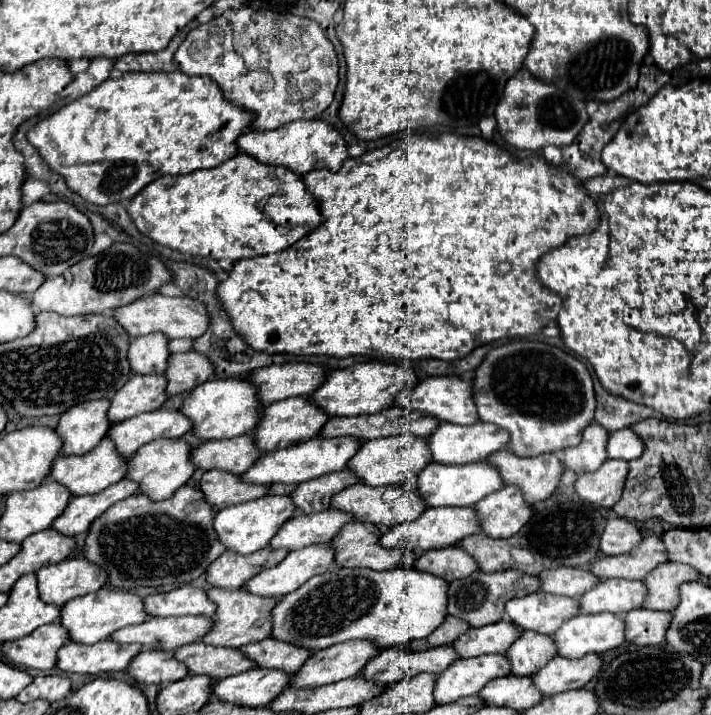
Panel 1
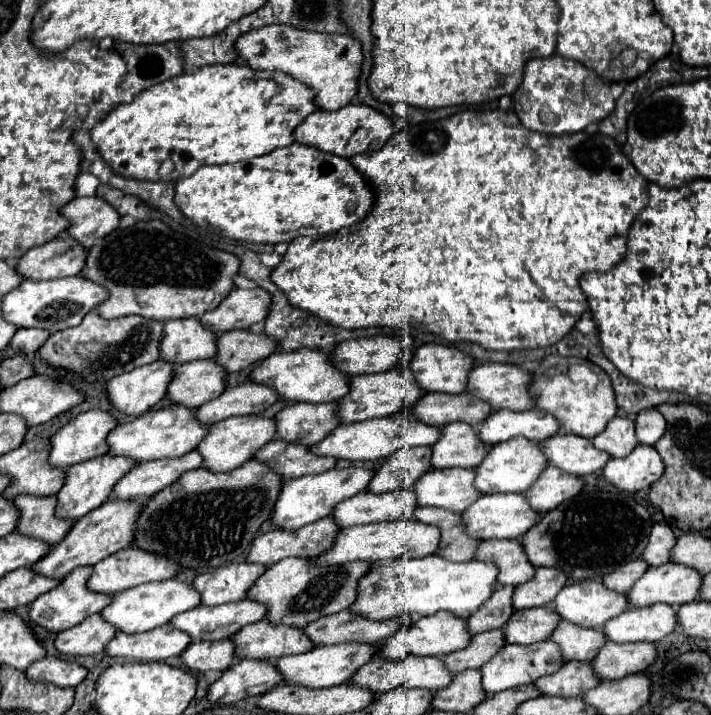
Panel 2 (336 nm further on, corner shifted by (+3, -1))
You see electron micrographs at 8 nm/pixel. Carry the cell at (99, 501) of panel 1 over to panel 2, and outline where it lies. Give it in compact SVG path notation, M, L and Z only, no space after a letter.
M191 451L183 457L157 459L149 463L139 463L131 473L127 473L113 489L115 499L149 499L157 491L173 485L185 471L199 469L203 457Z

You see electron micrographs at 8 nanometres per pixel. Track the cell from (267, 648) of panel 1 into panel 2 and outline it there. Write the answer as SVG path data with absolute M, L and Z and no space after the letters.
M343 609L339 613L327 615L325 619L317 619L315 623L309 623L305 627L305 633L315 645L335 645L345 641L381 643L389 639L399 627L405 627L411 621L413 615L399 615L399 619L373 621L353 613L351 609Z

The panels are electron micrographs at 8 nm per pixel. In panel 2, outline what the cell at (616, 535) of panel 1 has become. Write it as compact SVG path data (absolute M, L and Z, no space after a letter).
M657 523L651 529L647 549L643 551L643 559L651 565L663 565L671 557L671 549L675 547L675 533L667 523Z

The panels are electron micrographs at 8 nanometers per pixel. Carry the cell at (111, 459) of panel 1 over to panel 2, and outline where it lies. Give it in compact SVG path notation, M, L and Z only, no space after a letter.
M175 405L175 421L169 427L153 425L153 417L155 417L155 411L147 411L131 421L125 421L117 429L113 429L107 437L109 453L133 457L137 463L155 461L155 459L163 459L163 457L181 457L181 455L197 449L209 431L209 425L203 425L203 423L199 423L199 419L195 419L195 409L189 409L185 405Z

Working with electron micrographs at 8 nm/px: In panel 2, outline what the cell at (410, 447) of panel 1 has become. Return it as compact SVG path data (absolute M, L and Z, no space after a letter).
M449 423L443 427L443 437L433 445L433 469L447 467L477 467L489 453L491 445L479 439L479 433L469 423Z

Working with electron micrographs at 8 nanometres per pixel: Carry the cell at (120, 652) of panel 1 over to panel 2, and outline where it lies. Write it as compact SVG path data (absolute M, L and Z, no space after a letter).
M173 625L155 627L145 633L119 633L105 647L111 657L129 657L133 661L165 661L169 657L181 655L191 637Z

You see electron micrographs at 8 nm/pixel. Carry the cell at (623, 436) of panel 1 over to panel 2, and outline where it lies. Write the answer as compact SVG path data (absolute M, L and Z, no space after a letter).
M645 409L635 419L637 439L645 445L655 445L665 433L665 419L657 409Z

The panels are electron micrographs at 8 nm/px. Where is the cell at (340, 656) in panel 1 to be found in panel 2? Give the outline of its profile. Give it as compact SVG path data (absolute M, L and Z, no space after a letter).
M439 611L435 615L429 617L419 617L415 623L401 627L395 635L391 635L381 647L379 647L379 657L383 659L391 659L391 661L399 661L401 657L413 653L413 655L421 655L421 657L445 657L453 651L465 649L471 643L473 635L467 631L467 619L457 617L451 611Z

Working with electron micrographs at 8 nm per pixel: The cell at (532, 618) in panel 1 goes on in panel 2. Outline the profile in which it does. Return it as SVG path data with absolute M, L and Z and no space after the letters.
M577 581L561 589L551 607L571 623L579 623L591 629L603 629L603 625L629 609L625 593L607 589L601 581Z

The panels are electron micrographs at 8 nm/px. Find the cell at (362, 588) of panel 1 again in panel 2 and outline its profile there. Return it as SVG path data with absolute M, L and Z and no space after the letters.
M429 555L421 559L399 557L389 563L375 565L361 581L357 591L357 601L351 609L369 619L391 619L403 613L417 617L433 615L437 611L453 611L459 617L471 617L495 591L499 569L495 563L467 561L451 563L439 555Z

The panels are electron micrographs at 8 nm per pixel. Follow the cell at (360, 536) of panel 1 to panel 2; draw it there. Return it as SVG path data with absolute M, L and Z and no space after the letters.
M425 507L417 511L417 519L423 523L433 523L443 531L443 543L439 555L451 561L471 561L479 547L479 539L467 535L463 529L461 513L453 513L439 507Z

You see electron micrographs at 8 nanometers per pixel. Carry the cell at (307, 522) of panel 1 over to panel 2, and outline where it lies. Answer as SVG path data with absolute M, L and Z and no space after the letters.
M399 489L391 493L371 493L363 491L343 503L333 511L339 527L411 519L417 509L417 497L411 489Z

